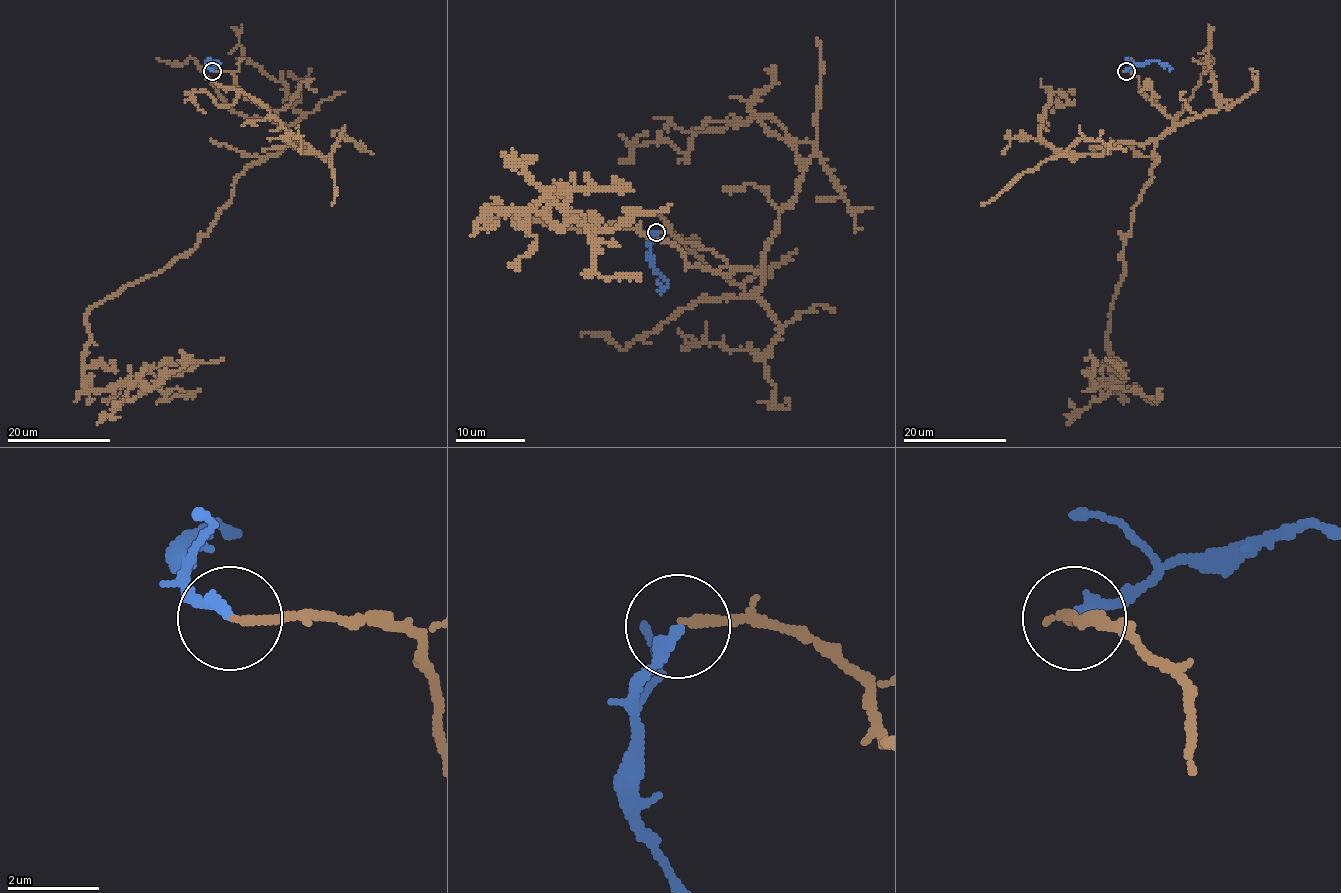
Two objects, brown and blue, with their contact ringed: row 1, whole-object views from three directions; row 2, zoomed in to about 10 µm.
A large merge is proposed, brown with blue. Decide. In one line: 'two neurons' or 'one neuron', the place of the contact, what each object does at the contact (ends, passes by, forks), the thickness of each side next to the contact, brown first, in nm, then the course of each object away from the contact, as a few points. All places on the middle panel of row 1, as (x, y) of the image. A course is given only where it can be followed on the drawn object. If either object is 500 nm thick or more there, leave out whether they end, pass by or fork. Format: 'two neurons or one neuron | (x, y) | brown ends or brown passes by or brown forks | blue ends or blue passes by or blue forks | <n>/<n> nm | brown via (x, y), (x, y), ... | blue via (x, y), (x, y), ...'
one neuron | (656, 232) | brown ends | blue ends | 180/240 nm | brown via (656, 231), (752, 297), (759, 271), (689, 265), (636, 229), (481, 210), (577, 210), (596, 272), (639, 279) | blue via (656, 233), (649, 243), (649, 262), (667, 285), (660, 291), (656, 290)

